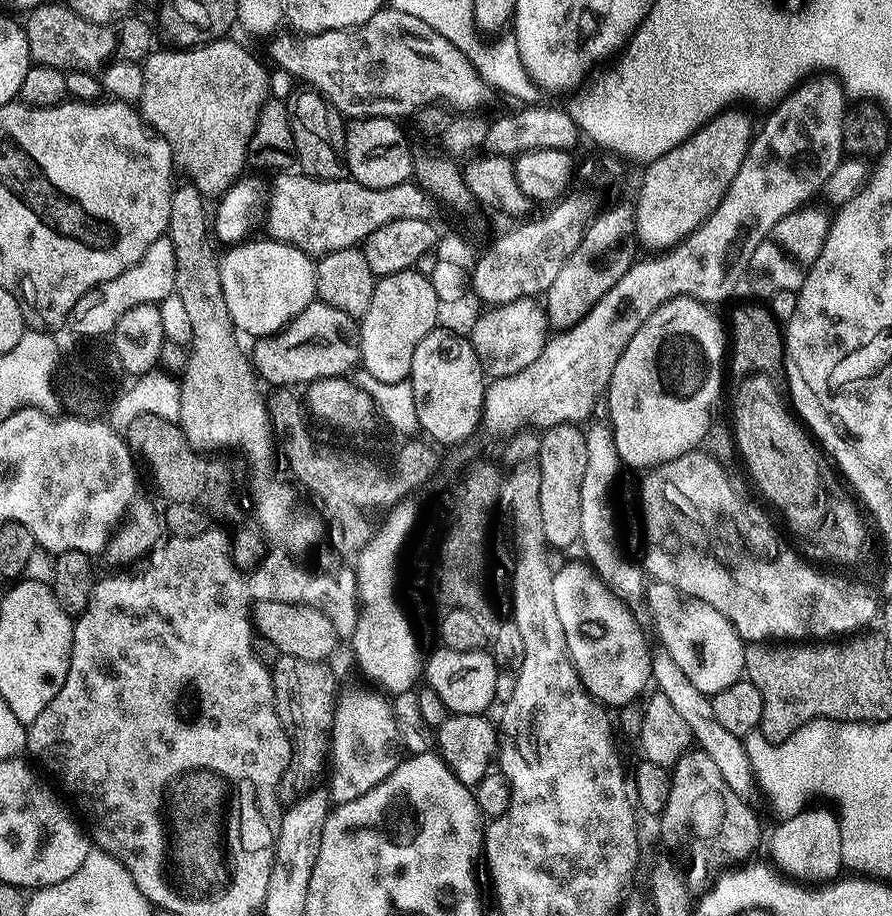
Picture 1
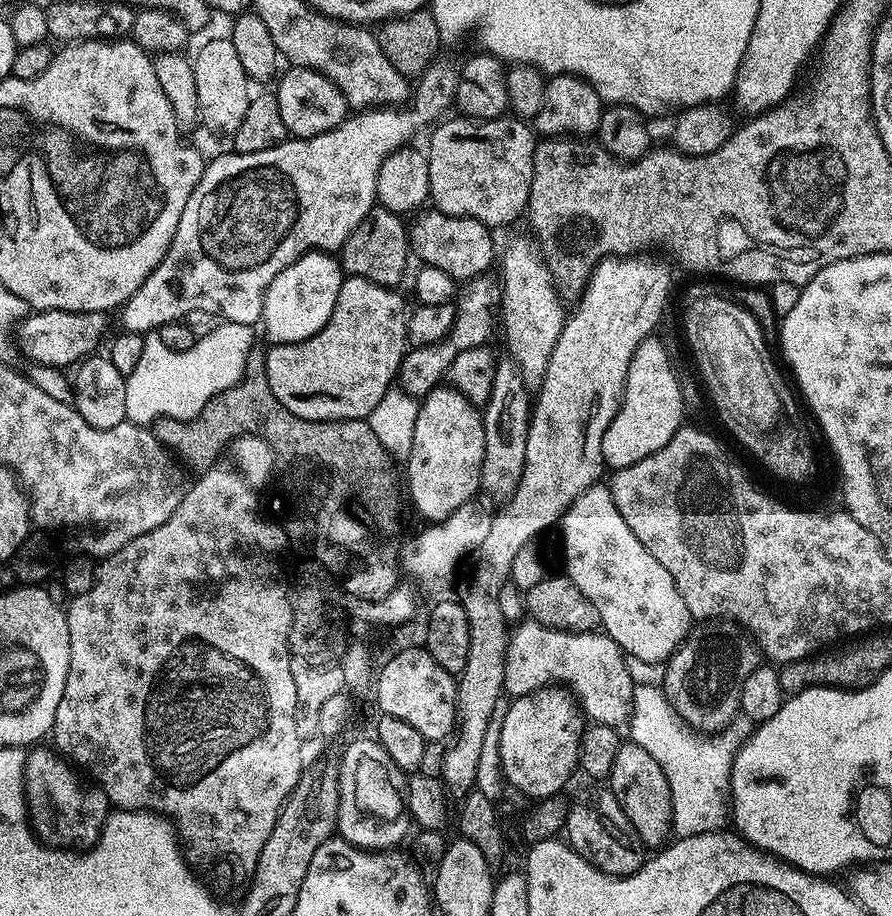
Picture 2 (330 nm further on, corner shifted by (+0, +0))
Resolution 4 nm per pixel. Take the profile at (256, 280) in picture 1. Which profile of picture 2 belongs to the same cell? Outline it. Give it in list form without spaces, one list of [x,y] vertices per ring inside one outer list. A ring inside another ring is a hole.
[[[313,250],[302,254],[274,282],[264,295],[264,314],[262,325],[272,344],[293,344],[302,342],[322,326],[334,314],[334,302],[338,302],[338,290],[342,290],[345,271],[340,267],[339,259],[331,252]]]

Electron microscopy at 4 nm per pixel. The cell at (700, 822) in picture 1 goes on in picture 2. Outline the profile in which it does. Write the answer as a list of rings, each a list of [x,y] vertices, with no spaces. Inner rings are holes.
[[[712,618],[697,623],[668,657],[662,691],[691,728],[710,734],[727,726],[740,712],[742,682],[761,664],[761,645],[747,628],[727,618]]]

